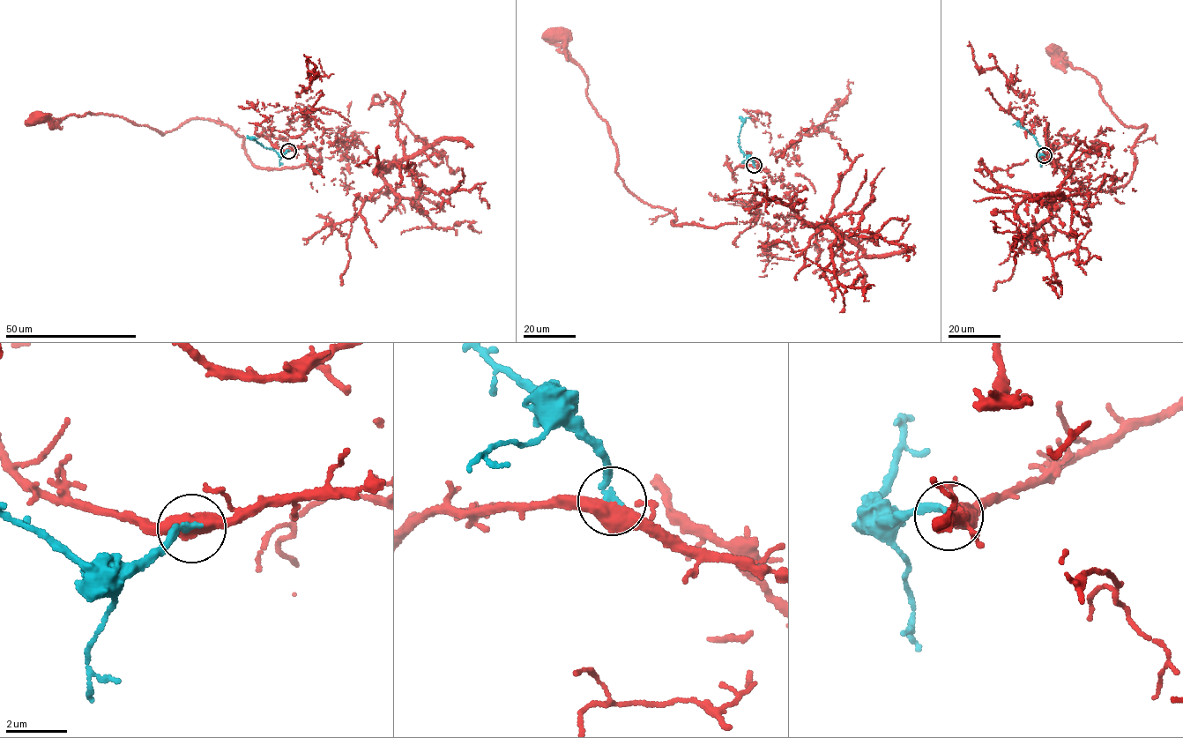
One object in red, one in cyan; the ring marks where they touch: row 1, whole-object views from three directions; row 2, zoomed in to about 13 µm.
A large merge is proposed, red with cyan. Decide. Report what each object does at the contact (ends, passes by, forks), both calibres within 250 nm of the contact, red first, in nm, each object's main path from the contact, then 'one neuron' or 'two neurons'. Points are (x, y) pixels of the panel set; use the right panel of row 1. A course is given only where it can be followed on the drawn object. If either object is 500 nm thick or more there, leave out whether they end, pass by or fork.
500 nm thick on the red side, 240 nm on the other; red runs (1044, 154), (1081, 190), (1110, 191), (1130, 179), (1147, 128), (1125, 126), (1095, 78), (1054, 51); cyan runs (1044, 154), (1039, 155), (1040, 147), (1035, 137), (1028, 130), (1013, 124); one neuron

